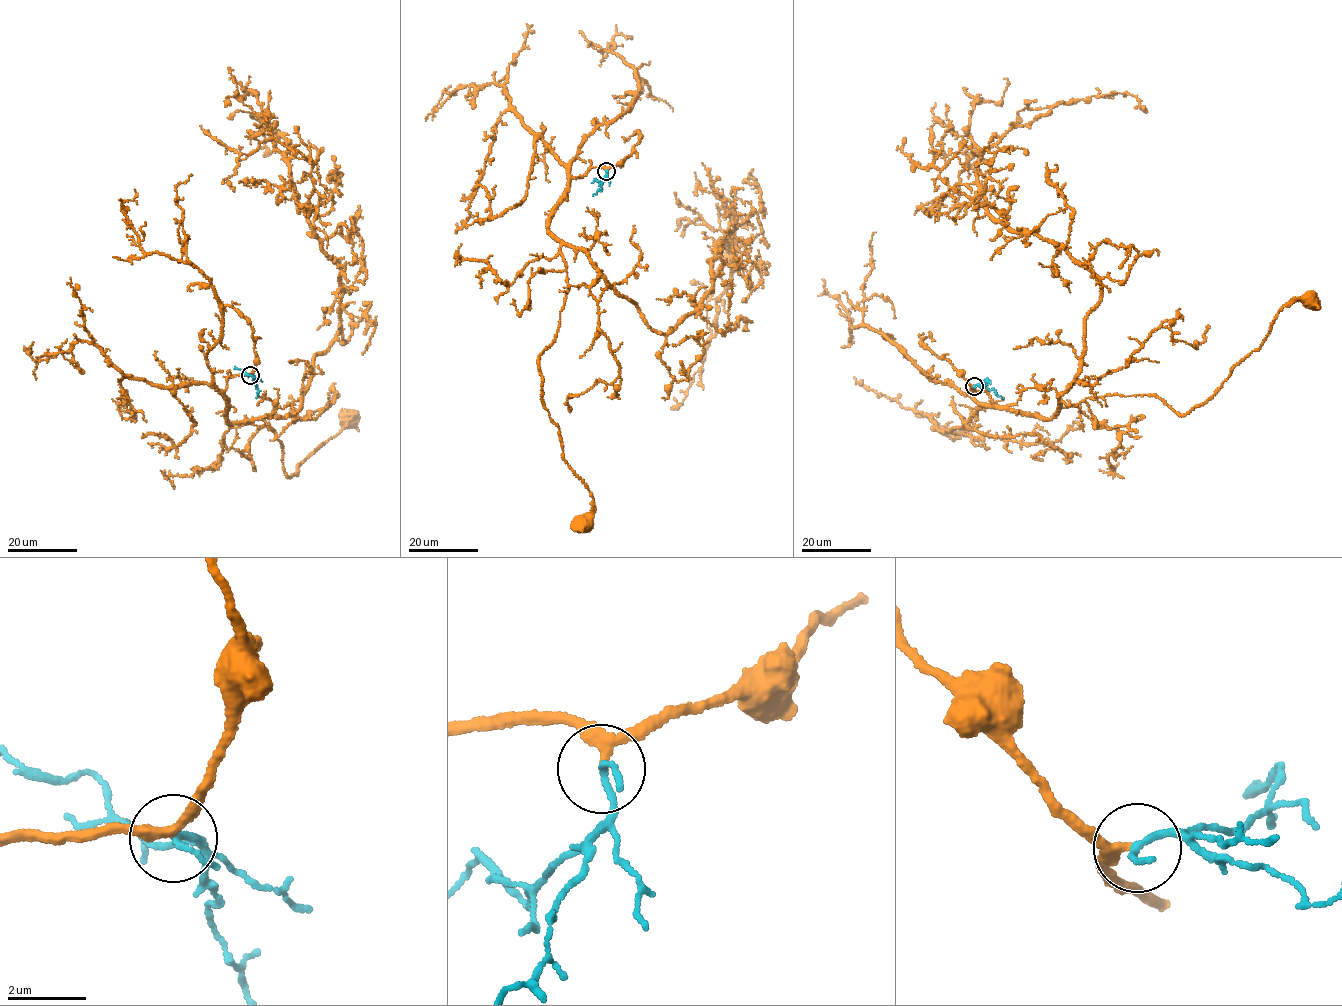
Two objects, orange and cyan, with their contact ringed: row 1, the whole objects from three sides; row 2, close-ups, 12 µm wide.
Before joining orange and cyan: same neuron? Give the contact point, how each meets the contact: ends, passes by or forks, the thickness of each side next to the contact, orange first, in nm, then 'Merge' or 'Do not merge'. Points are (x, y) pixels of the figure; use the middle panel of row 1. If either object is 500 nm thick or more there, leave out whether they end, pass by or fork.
Place: (606, 171). At the ring orange passes by. At the ring cyan passes by. Thickness 240 nm (orange) against 130 nm. Merge

